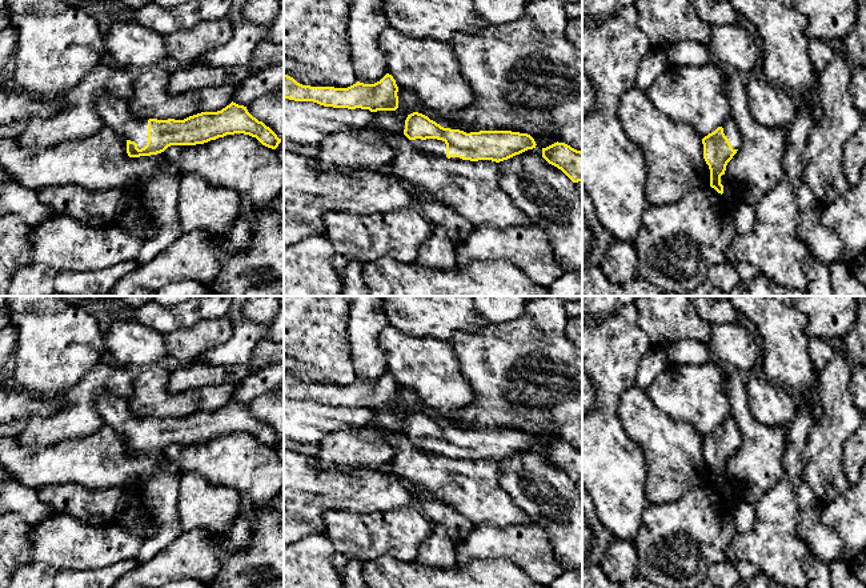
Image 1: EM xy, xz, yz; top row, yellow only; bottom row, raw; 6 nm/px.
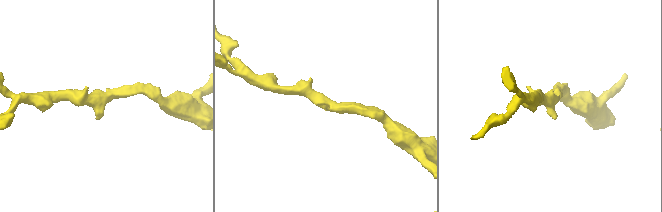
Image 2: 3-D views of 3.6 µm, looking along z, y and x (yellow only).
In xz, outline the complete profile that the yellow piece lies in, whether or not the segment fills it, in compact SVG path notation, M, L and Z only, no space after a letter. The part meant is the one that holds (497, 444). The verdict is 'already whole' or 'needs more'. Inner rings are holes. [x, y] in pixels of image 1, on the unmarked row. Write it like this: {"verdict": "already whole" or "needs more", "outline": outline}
{"verdict": "needs more", "outline": "M418 411L408 413L404 433L410 439L413 447L452 459L500 461L537 444L528 432L512 429L466 432L460 428L444 427Z"}

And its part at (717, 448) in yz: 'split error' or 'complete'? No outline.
split error

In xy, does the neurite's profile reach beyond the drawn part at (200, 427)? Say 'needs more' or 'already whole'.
needs more

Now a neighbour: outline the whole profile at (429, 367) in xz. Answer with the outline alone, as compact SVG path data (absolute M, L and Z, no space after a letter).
M385 328L378 344L397 385L416 392L429 408L450 416L473 403L473 391L449 343L417 339L397 328Z

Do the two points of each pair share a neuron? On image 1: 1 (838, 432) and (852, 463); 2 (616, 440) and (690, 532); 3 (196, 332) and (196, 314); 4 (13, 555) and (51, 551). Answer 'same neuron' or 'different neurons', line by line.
1: different neurons
2: different neurons
3: different neurons
4: different neurons

